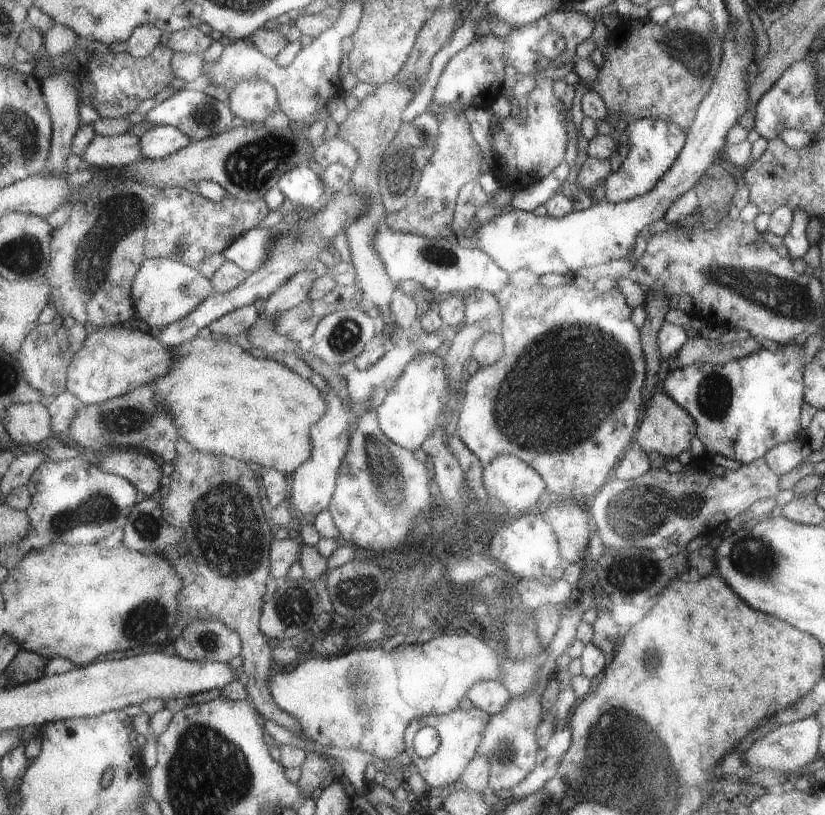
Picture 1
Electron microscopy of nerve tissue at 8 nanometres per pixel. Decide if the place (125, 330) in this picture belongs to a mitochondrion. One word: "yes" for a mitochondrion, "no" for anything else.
no

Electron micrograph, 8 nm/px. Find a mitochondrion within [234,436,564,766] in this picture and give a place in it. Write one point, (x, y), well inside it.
(354, 596)

